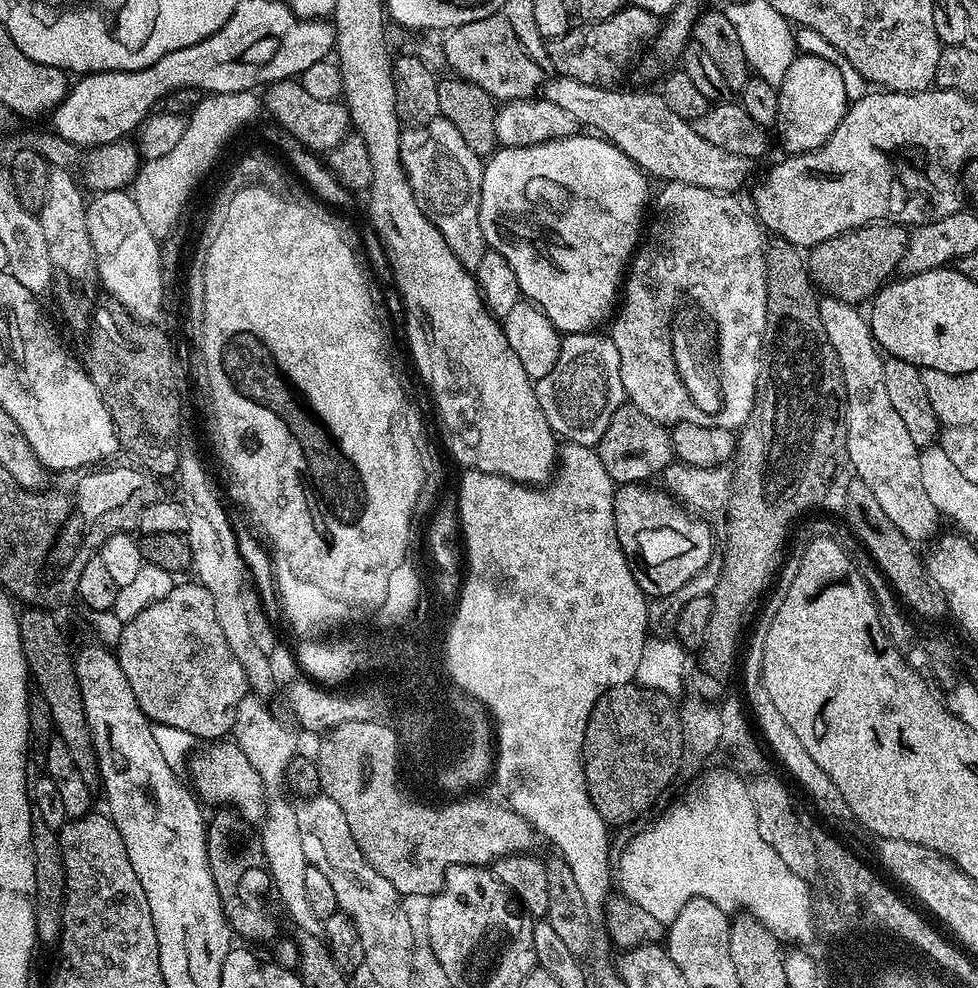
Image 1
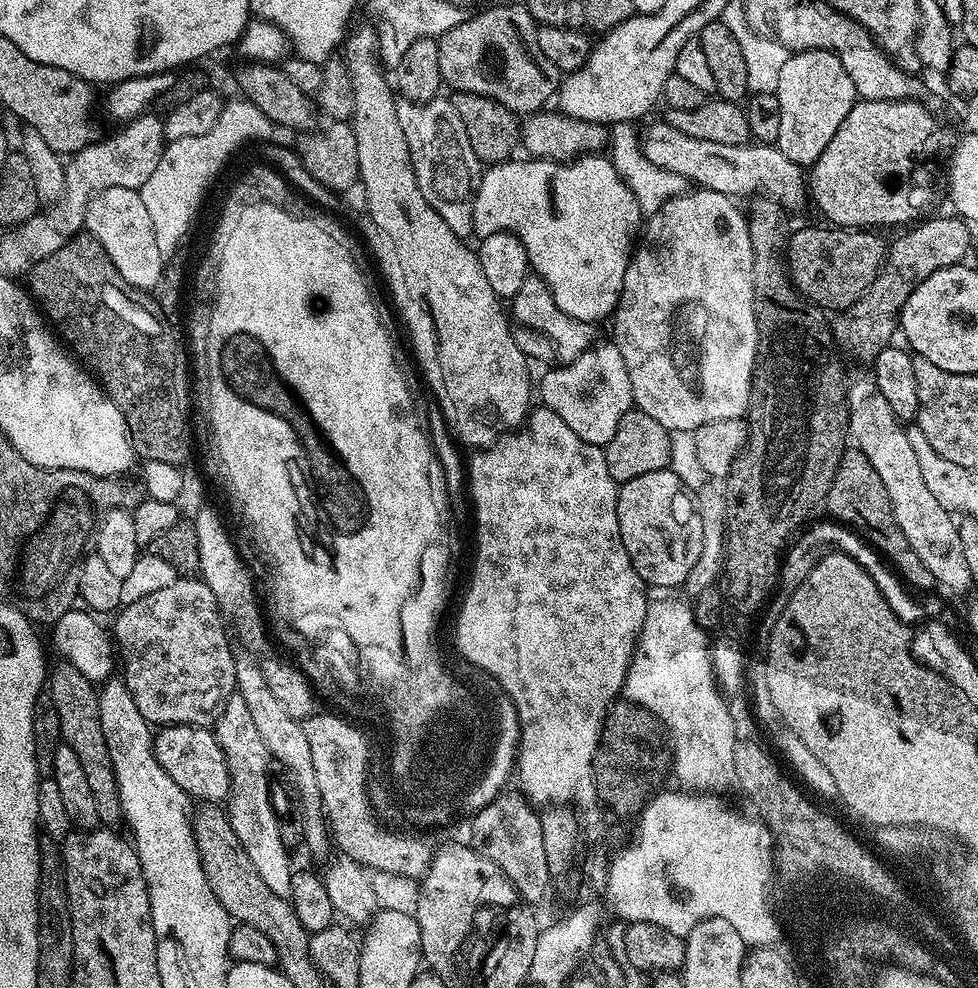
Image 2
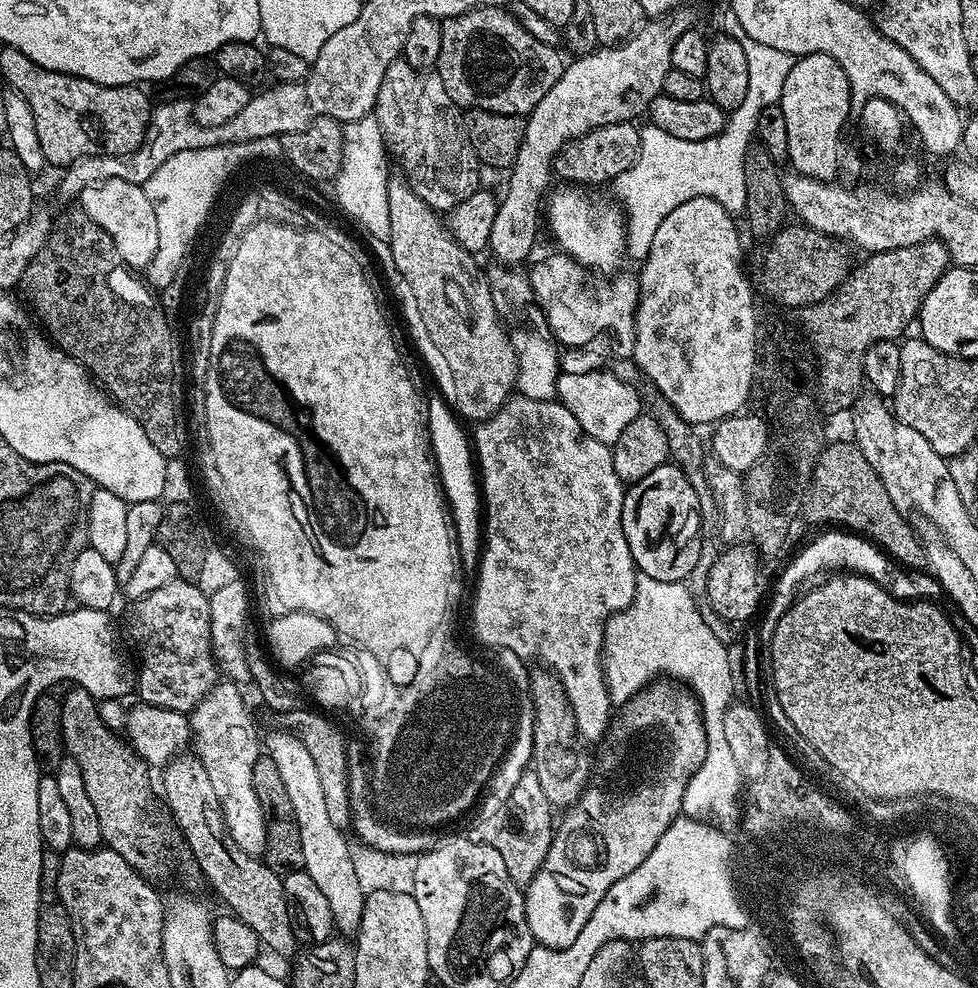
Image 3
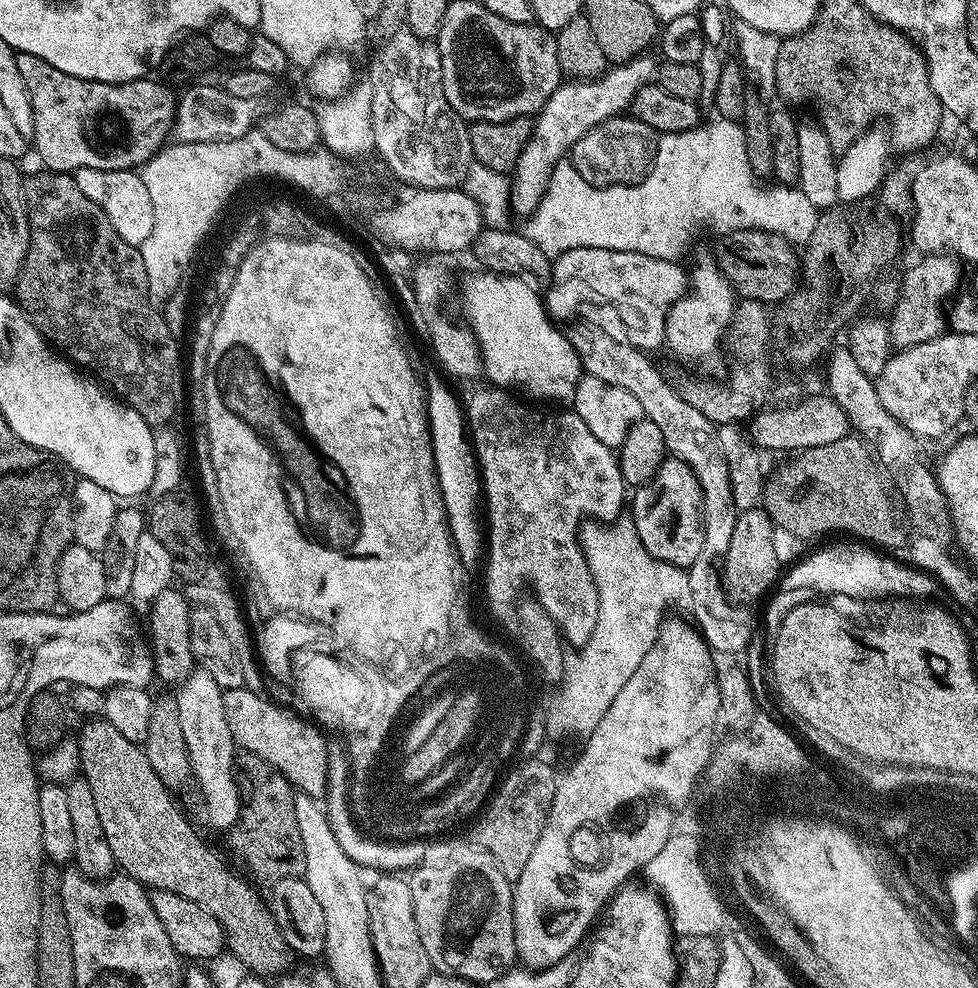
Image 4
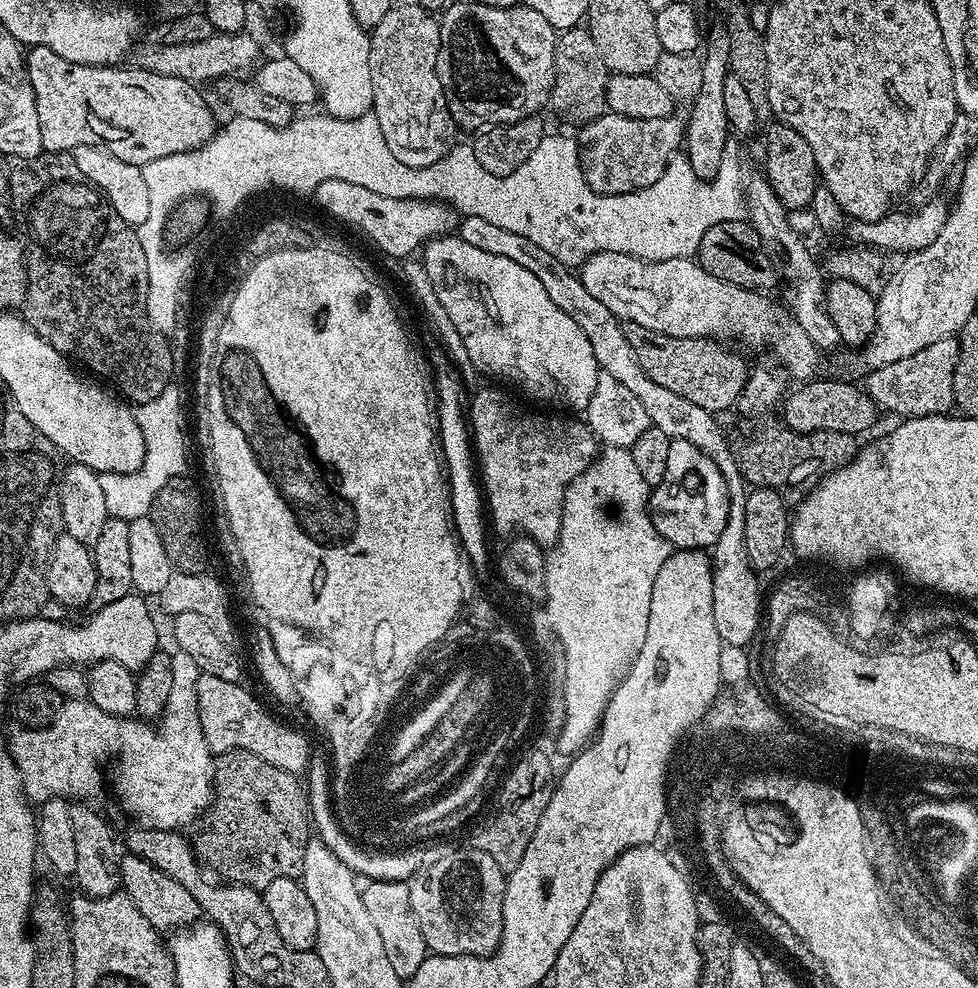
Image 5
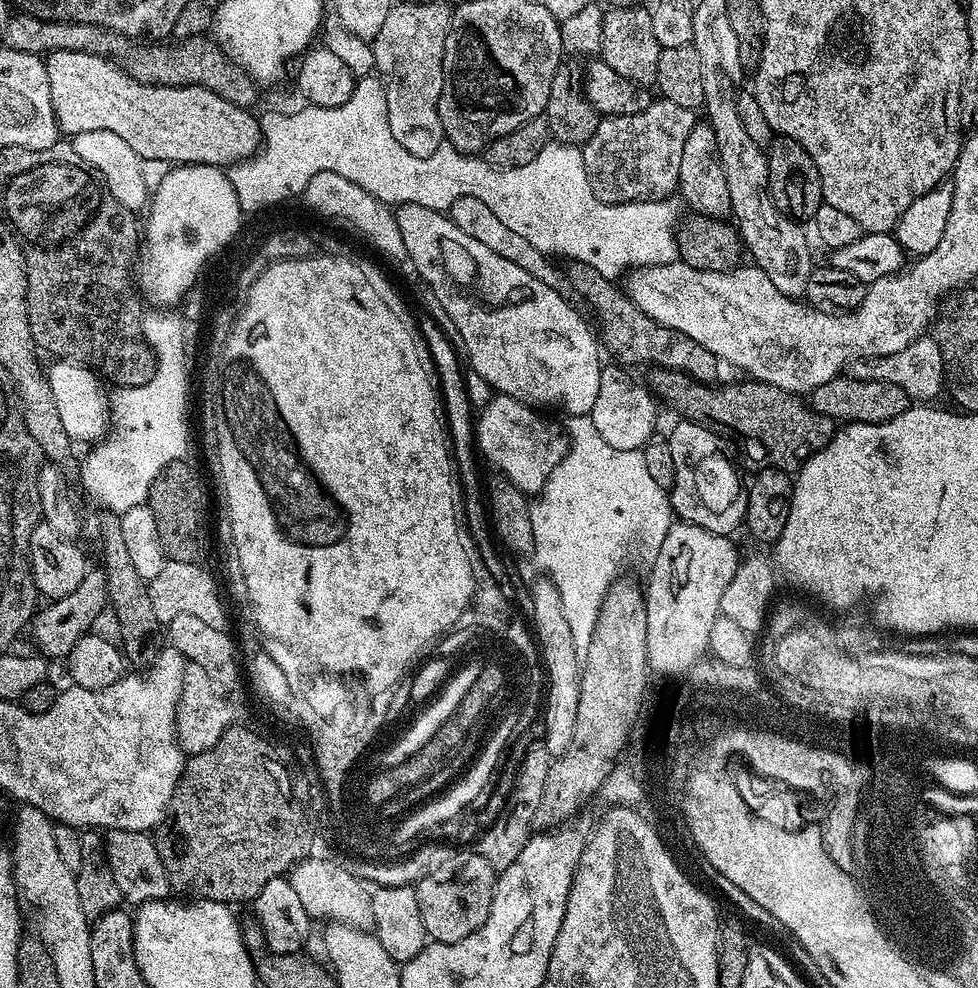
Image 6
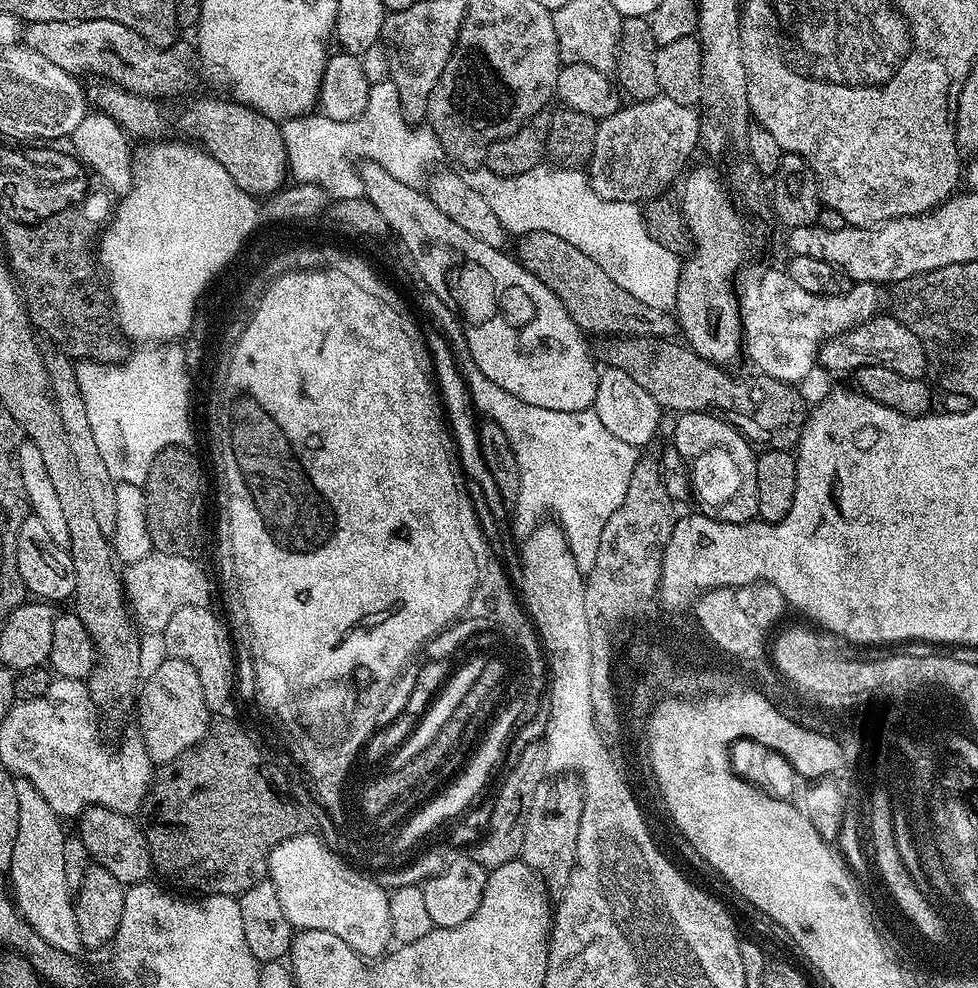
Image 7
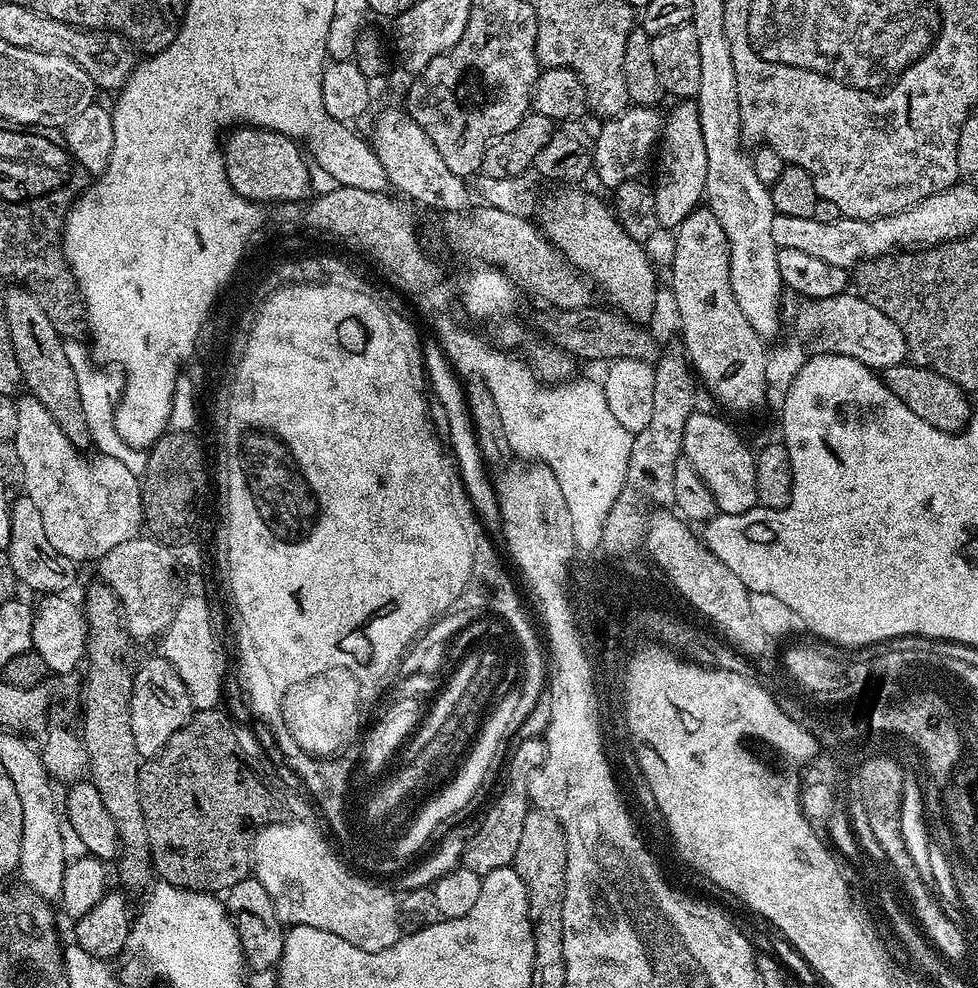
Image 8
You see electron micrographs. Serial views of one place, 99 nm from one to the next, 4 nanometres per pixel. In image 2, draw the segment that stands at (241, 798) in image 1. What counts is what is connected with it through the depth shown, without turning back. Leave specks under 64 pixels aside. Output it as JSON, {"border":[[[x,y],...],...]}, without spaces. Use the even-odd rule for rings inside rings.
{"border":[[[169,724],[155,733],[152,749],[166,774],[182,786],[189,797],[210,804],[220,804],[229,799],[232,790],[230,760],[216,740],[211,727],[198,728],[191,724]]]}

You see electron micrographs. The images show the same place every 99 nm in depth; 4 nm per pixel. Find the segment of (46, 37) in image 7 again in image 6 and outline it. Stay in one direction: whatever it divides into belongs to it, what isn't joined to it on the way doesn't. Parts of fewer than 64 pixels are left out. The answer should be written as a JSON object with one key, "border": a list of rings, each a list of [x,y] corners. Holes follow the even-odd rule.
{"border":[[[200,35],[173,44],[173,48],[168,49],[160,48],[164,46],[154,46],[152,50],[138,49],[132,56],[132,65],[127,65],[126,71],[138,82],[166,86],[197,84],[226,98],[226,102],[234,102],[234,106],[246,109],[253,107],[258,91],[256,81],[224,55],[215,39]]]}

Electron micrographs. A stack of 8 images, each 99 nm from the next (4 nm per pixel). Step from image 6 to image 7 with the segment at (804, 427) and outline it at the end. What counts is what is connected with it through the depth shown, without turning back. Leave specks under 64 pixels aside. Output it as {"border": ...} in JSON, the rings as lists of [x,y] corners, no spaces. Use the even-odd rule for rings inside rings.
{"border":[[[625,336],[609,339],[607,367],[630,374],[630,378],[634,378],[634,382],[638,382],[638,386],[642,386],[642,390],[646,390],[646,394],[650,394],[650,398],[654,398],[654,402],[658,402],[661,409],[668,411],[669,408],[672,414],[708,412],[711,416],[722,418],[726,423],[735,426],[753,445],[764,444],[760,446],[765,449],[795,449],[810,411],[809,405],[804,405],[804,396],[799,392],[801,389],[797,385],[787,384],[778,378],[763,374],[731,376],[721,365],[711,364],[706,358],[699,356],[687,343],[675,344],[676,342],[675,339],[662,336]]]}

